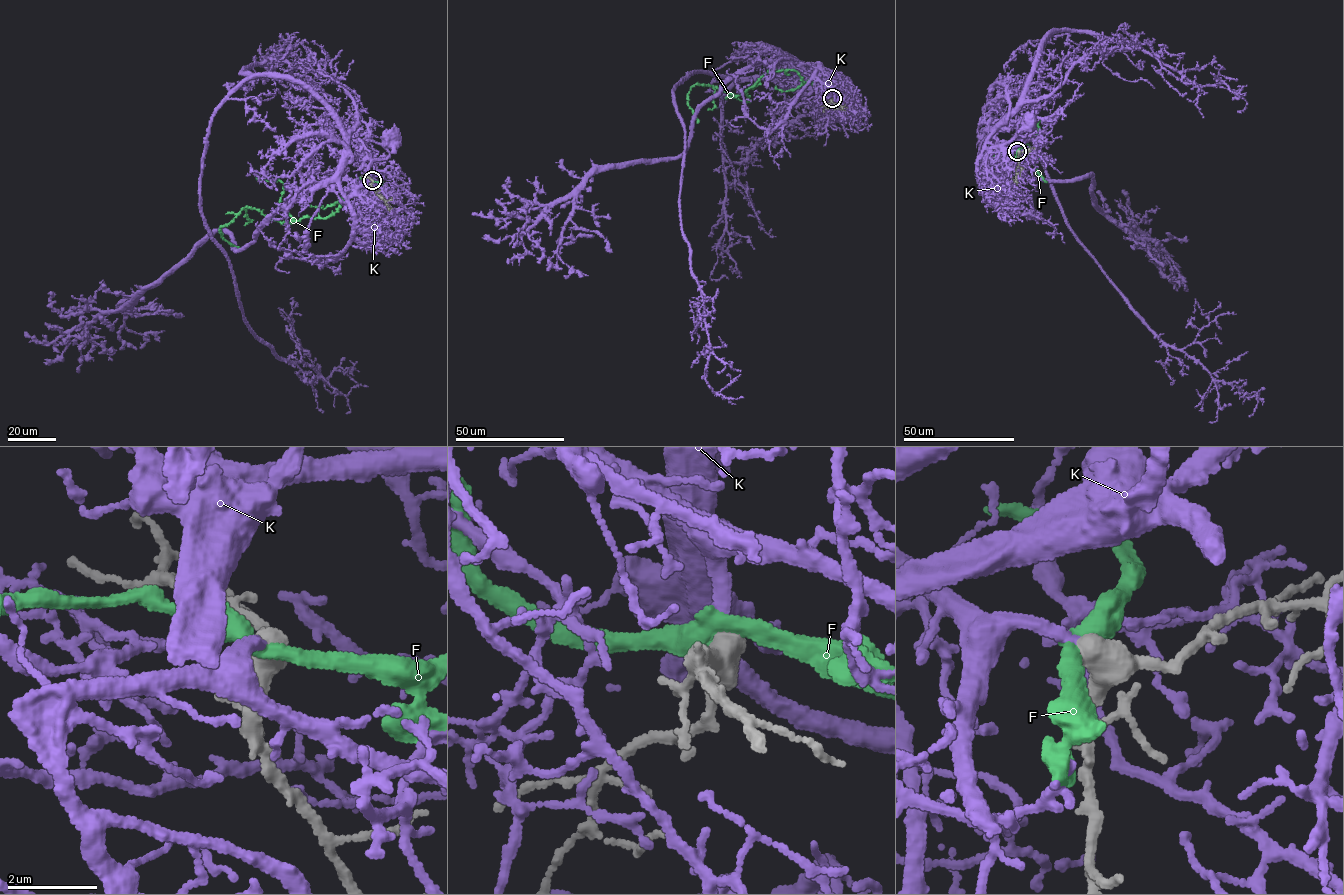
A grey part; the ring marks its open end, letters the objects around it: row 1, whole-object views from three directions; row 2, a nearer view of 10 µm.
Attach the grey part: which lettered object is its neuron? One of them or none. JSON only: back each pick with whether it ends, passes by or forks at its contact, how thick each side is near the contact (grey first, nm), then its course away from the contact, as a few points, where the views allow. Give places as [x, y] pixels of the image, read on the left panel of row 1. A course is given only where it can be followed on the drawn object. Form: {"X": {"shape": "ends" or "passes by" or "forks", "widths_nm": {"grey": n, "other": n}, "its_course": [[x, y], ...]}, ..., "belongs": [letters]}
{"K": {"shape": "ends", "widths_nm": {"grey": 440, "other": 260}, "its_course": [[371, 181], [355, 186], [364, 179], [373, 160], [388, 156], [387, 148], [394, 144], [393, 139]]}, "belongs": ["K"]}

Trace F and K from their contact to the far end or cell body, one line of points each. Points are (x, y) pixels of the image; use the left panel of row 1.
F: (371, 180), (357, 179), (337, 211), (325, 218), (281, 222), (243, 207), (220, 227), (221, 236), (238, 248)
K: (371, 181), (355, 186), (364, 179), (373, 160), (388, 156), (387, 148), (394, 144), (393, 139)

